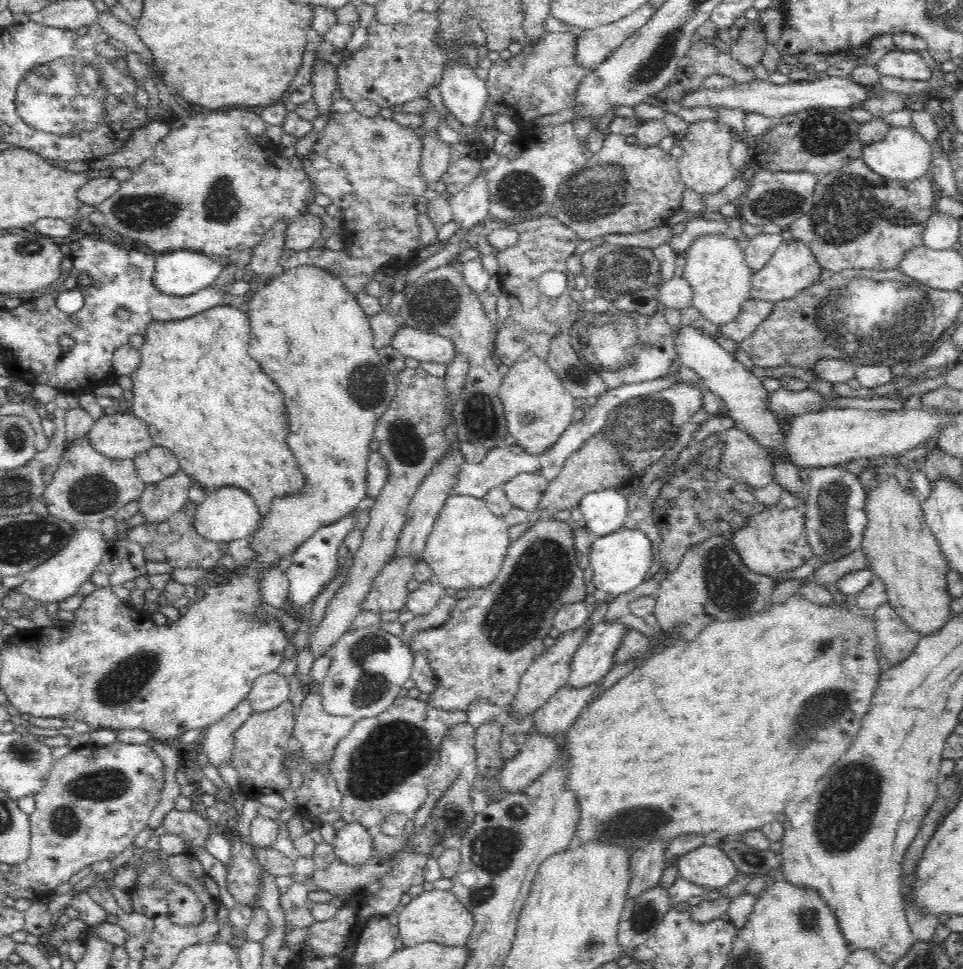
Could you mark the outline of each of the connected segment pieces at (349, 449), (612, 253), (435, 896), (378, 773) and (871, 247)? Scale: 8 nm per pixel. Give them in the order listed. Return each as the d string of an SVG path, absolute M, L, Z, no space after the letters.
M301 265L278 271L270 282L254 285L244 309L252 326L250 356L284 394L288 420L292 420L288 444L292 444L292 452L296 452L304 476L308 476L308 492L276 499L271 514L261 517L263 527L259 534L249 540L259 554L261 566L278 566L284 556L292 555L316 529L344 518L366 498L366 470L371 453L368 446L377 420L396 394L397 375L383 366L379 351L374 347L369 316L355 295L347 289L342 277L328 272L323 266Z
M606 243L582 253L580 259L584 267L582 275L586 277L588 285L595 288L596 296L602 296L612 304L622 296L629 295L638 289L653 289L662 282L660 264L653 250Z
M432 889L424 891L404 907L399 909L397 926L399 938L406 948L414 948L417 944L438 943L449 948L467 946L474 928L472 913L458 901L451 890Z
M398 696L392 706L379 716L364 718L355 722L350 734L340 740L336 754L329 765L329 772L335 777L342 793L342 817L346 823L360 823L375 831L384 823L388 814L399 813L414 816L427 799L428 783L438 768L442 742L448 731L456 725L466 724L467 712L462 710L444 711L408 696Z
M862 156L850 160L848 164L844 165L844 168L841 168L836 172L829 172L818 176L816 186L814 186L813 190L813 208L808 213L800 216L800 218L794 223L790 224L786 230L788 229L790 231L792 240L806 244L812 250L814 257L816 257L816 261L818 261L818 265L820 265L822 269L832 271L833 273L840 273L845 269L871 269L880 271L897 269L905 252L912 250L912 248L924 245L924 230L927 226L928 220L932 216L932 210L936 211L936 201L938 200L938 189L930 175L918 176L916 180L890 180L889 178L882 176L880 173L874 172L865 163Z

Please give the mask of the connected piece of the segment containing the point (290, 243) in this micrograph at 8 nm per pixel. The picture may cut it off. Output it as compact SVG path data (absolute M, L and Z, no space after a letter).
M308 213L299 216L288 226L285 249L294 249L295 251L310 249L320 238L322 228L324 228L324 224L318 216Z

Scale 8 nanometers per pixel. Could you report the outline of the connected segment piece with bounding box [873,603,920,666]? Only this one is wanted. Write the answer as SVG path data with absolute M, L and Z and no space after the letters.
M882 604L873 610L878 617L878 635L882 639L882 653L893 665L908 658L914 652L920 639L912 628L903 622L903 618L891 604Z

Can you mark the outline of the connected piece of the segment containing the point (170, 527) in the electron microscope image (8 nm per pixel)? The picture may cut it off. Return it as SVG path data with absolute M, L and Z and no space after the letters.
M192 501L172 515L166 522L160 524L142 523L127 531L127 539L143 546L147 562L166 562L174 568L199 568L208 571L218 566L218 560L222 554L228 553L228 545L225 543L212 543L200 538L194 528L197 504Z

